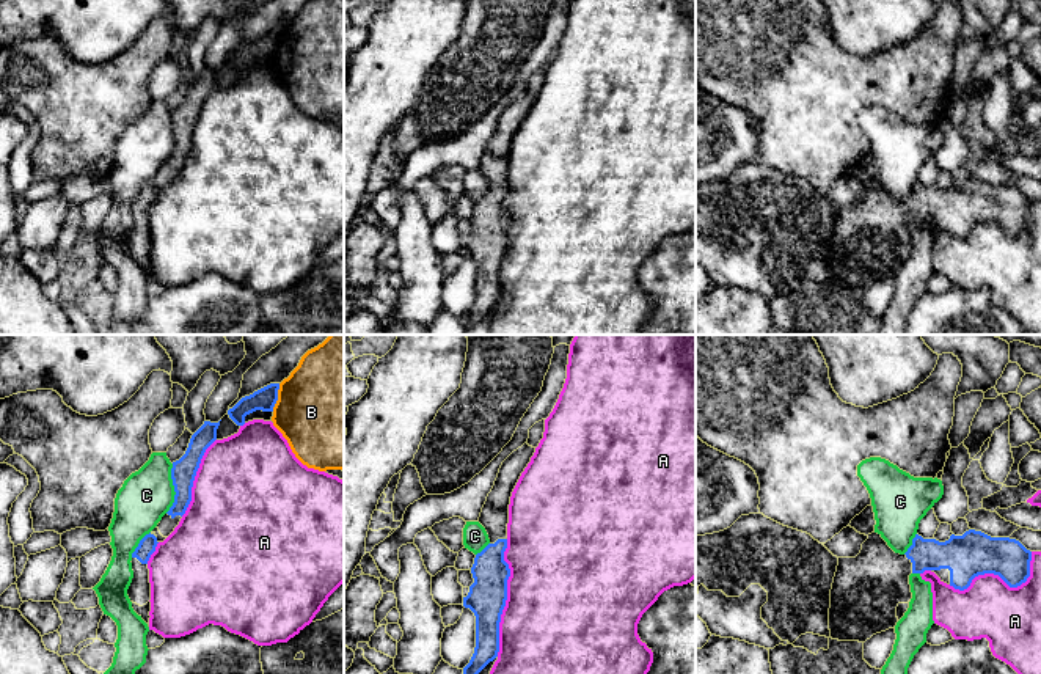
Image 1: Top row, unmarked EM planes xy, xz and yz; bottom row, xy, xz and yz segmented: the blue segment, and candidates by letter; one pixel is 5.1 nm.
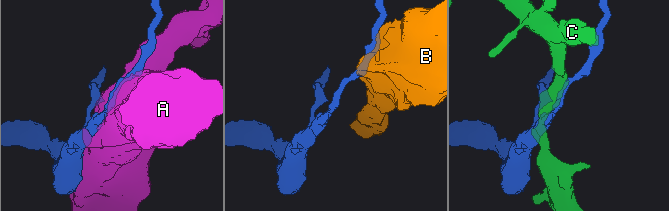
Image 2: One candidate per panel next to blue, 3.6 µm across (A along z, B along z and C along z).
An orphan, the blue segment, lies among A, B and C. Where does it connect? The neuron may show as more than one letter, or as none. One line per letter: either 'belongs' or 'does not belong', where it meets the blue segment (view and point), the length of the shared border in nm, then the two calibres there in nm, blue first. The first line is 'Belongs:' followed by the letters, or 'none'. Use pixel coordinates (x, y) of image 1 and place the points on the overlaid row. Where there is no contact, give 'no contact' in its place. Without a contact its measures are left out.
Belongs: none
A: does not belong | xz (506, 597) | 600 nm | 200/500 nm
B: does not belong | xy (277, 398) | 150 nm | 120/480 nm
C: does not belong | xy (175, 489) | 260 nm | 130/280 nm

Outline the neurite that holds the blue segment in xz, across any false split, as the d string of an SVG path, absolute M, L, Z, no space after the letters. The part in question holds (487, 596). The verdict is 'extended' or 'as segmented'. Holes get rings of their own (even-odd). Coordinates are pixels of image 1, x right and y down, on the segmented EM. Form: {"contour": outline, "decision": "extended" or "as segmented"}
{"contour": "M524 443L502 462L477 520L485 528L490 544L474 558L471 567L474 583L469 586L468 595L463 597L463 606L476 616L476 647L463 674L479 674L499 652L499 622L510 577L509 564L504 561L509 504L534 452L535 448Z", "decision": "extended"}

